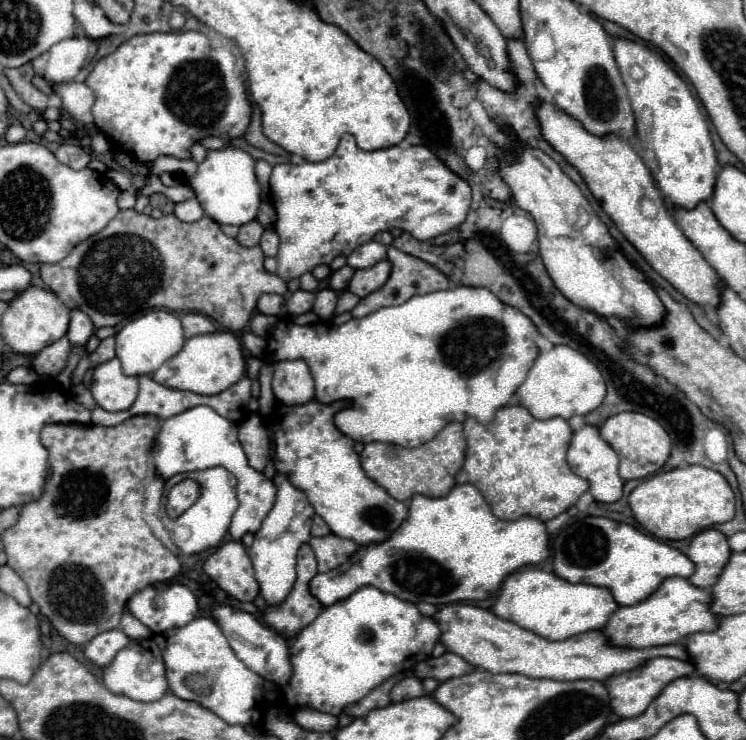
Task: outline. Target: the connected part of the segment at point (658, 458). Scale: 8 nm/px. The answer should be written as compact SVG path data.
M620 412L610 416L600 426L602 438L614 448L620 458L620 476L624 480L640 480L656 474L670 456L670 436L668 432L650 416L640 412Z

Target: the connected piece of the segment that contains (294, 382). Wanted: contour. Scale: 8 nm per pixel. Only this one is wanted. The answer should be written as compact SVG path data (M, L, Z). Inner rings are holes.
M284 360L274 366L274 396L286 406L300 406L314 400L314 380L304 360Z

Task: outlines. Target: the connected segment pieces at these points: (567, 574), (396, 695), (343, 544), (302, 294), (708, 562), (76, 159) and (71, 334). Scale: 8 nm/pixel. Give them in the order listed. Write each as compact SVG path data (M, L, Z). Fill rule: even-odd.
M578 518L552 540L554 574L572 584L592 584L612 592L618 606L632 606L648 598L664 578L688 578L694 564L676 548L610 518Z
M414 676L402 678L390 692L392 702L400 702L406 698L418 698L418 696L424 696L424 688L422 688L422 680Z
M328 534L322 538L310 538L308 542L318 560L318 572L328 572L348 560L348 556L358 548L356 542L340 538L336 534Z
M296 290L296 292L294 292L290 298L288 298L288 302L286 302L288 314L298 316L298 314L310 312L310 310L312 310L312 304L314 304L314 298L316 298L316 294L314 294L314 292Z
M714 528L702 530L692 538L686 556L696 564L696 572L688 582L698 588L710 588L730 558L728 540Z
M62 144L58 150L56 150L56 160L60 160L62 164L66 164L66 166L70 166L70 168L74 168L74 170L82 170L82 168L86 168L88 166L88 162L92 160L92 156L90 156L90 152L88 150L84 150L82 146L78 146L78 144Z
M72 310L70 314L70 328L66 332L66 338L72 346L86 346L88 338L94 334L94 326L88 320L88 316L80 310Z

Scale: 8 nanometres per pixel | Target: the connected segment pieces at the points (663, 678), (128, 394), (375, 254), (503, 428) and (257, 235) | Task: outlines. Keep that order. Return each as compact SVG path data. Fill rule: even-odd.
M652 658L648 662L644 662L642 666L634 668L634 670L626 670L620 672L608 680L604 680L604 686L610 694L610 708L620 716L620 718L634 718L640 716L648 704L660 694L660 690L682 676L690 676L694 672L694 666L686 660L678 660L678 658Z
M112 358L94 368L90 390L98 406L110 412L118 412L134 404L138 396L138 378L124 376L120 360Z
M366 242L358 246L350 256L348 256L348 266L352 268L370 268L372 264L380 262L386 258L386 246L380 242Z
M502 406L490 424L480 424L474 418L464 422L464 438L468 442L466 462L456 474L458 484L474 484L480 494L488 500L494 516L500 520L518 520L532 516L542 522L562 514L588 490L588 482L576 476L566 464L566 448L572 438L572 430L564 418L536 420L524 406Z
M252 220L252 222L244 224L244 226L240 226L240 232L238 232L236 240L240 244L244 244L244 246L256 246L260 242L262 234L264 234L264 226L258 220Z

